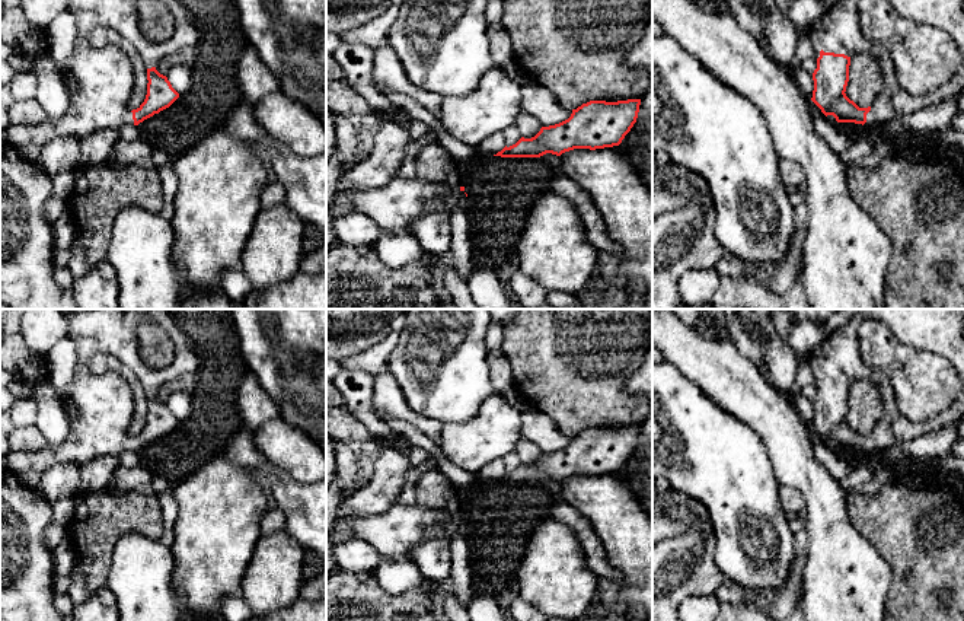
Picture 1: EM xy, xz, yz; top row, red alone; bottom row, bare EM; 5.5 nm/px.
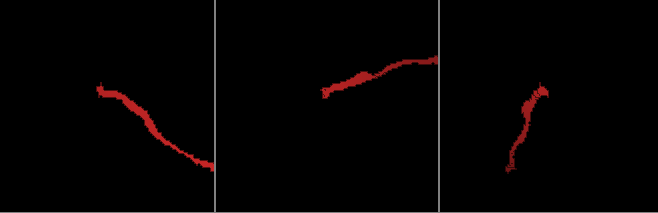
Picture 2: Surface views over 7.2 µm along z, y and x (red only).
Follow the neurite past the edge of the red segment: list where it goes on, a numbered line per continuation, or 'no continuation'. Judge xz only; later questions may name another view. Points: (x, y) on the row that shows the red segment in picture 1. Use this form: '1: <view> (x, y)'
1: xz (396, 206)

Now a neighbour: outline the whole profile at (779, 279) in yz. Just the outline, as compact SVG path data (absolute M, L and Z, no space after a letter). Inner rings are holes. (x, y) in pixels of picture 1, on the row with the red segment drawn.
M795 227L788 251L783 258L766 271L725 252L716 265L716 271L724 277L744 277L748 273L759 273L765 286L776 294L783 294L801 280L802 248L807 227Z

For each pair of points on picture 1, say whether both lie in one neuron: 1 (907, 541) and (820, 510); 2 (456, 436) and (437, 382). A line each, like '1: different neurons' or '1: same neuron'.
1: different neurons
2: different neurons

